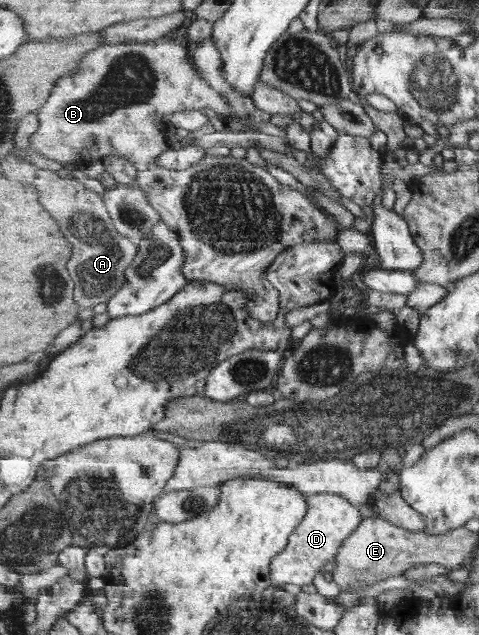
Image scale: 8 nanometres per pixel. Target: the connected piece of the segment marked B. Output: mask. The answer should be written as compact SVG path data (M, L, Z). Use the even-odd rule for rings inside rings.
M160 38L146 42L130 42L120 43L120 45L102 45L88 52L76 66L76 70L72 74L61 77L57 81L57 85L52 90L51 97L42 106L42 109L37 113L39 119L39 130L32 135L31 149L44 155L46 158L54 161L55 166L60 162L64 163L80 163L80 165L92 165L92 161L104 161L106 157L114 155L114 157L126 157L128 161L132 161L139 171L146 171L154 168L158 161L158 157L169 147L168 142L168 125L169 119L173 113L182 112L185 110L194 111L212 108L221 114L221 117L235 117L235 109L230 104L229 99L224 98L218 91L215 91L211 86L208 86L202 79L202 75L198 73L190 55L191 47L182 47L179 42L171 39Z

